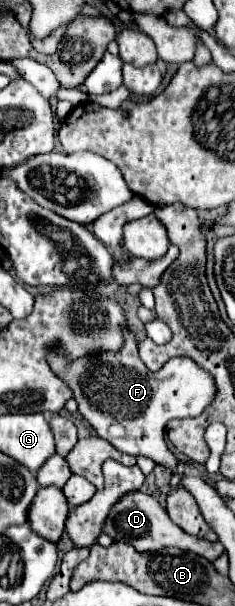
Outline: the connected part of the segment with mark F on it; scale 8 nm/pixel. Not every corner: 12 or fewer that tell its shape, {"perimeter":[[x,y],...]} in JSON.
{"perimeter":[[132,331],[120,353],[50,367],[94,431],[176,473],[166,421],[216,389],[192,359],[152,373]]}

